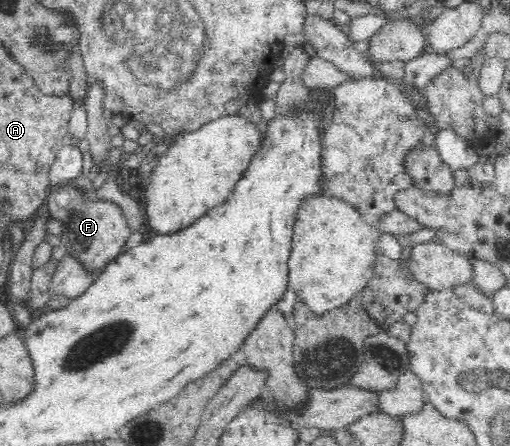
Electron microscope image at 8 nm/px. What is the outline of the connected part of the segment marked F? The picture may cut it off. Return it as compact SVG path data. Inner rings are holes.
M71 182L52 189L47 197L47 202L51 217L60 219L64 224L61 229L61 243L66 246L66 254L78 257L84 262L84 266L88 270L99 273L112 258L125 250L124 245L126 245L131 230L122 215L122 209L116 203L99 199L98 193L93 194L92 192L77 190Z

